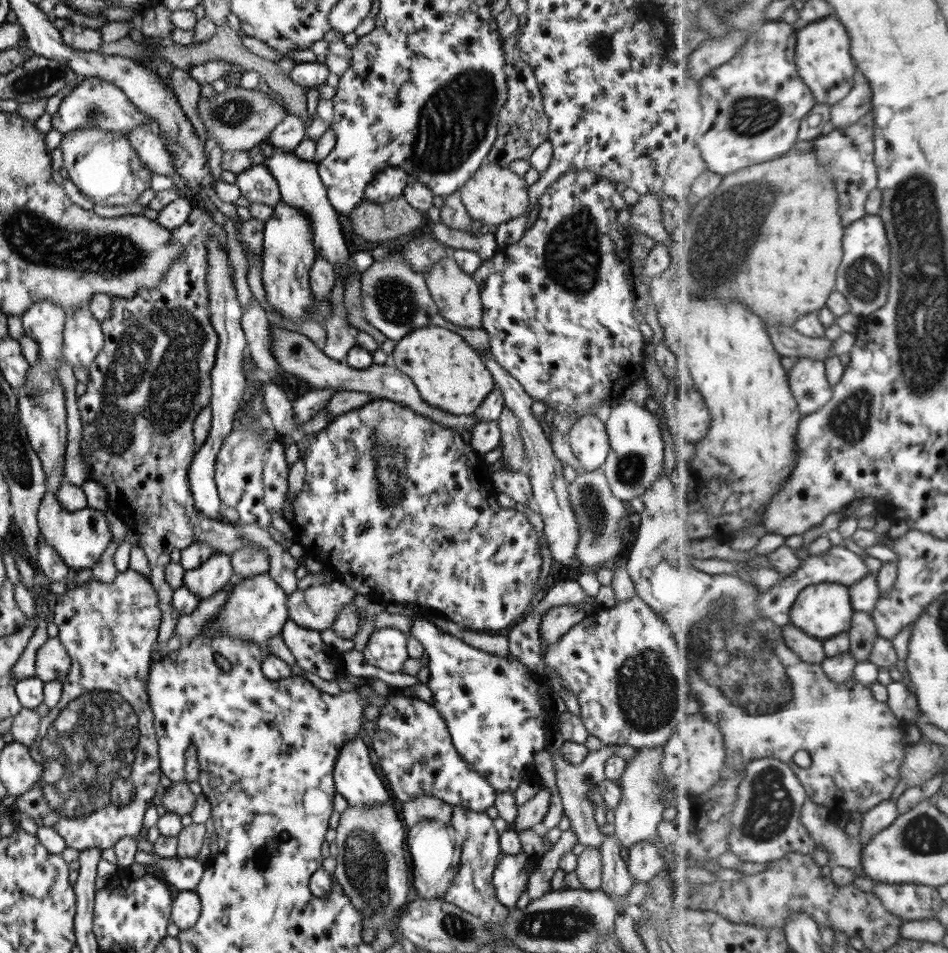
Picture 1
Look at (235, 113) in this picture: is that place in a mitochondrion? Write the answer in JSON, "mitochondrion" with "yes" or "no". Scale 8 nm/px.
{"mitochondrion":"yes"}

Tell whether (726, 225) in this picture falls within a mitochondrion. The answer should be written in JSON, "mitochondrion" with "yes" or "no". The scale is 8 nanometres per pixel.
{"mitochondrion":"yes"}

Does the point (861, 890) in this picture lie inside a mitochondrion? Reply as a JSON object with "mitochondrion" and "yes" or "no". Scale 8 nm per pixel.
{"mitochondrion":"no"}

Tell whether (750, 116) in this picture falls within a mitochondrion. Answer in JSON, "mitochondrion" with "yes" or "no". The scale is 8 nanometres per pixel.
{"mitochondrion":"yes"}

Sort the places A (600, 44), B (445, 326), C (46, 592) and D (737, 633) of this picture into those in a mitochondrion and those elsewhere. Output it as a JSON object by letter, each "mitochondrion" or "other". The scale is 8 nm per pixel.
{"A":"mitochondrion","B":"other","C":"other","D":"mitochondrion"}

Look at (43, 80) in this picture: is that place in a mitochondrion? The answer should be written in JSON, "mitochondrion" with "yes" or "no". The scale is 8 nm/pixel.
{"mitochondrion":"yes"}

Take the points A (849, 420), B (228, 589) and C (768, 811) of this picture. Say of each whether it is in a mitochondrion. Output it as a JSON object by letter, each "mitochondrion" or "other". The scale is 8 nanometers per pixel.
{"A":"mitochondrion","B":"other","C":"mitochondrion"}

